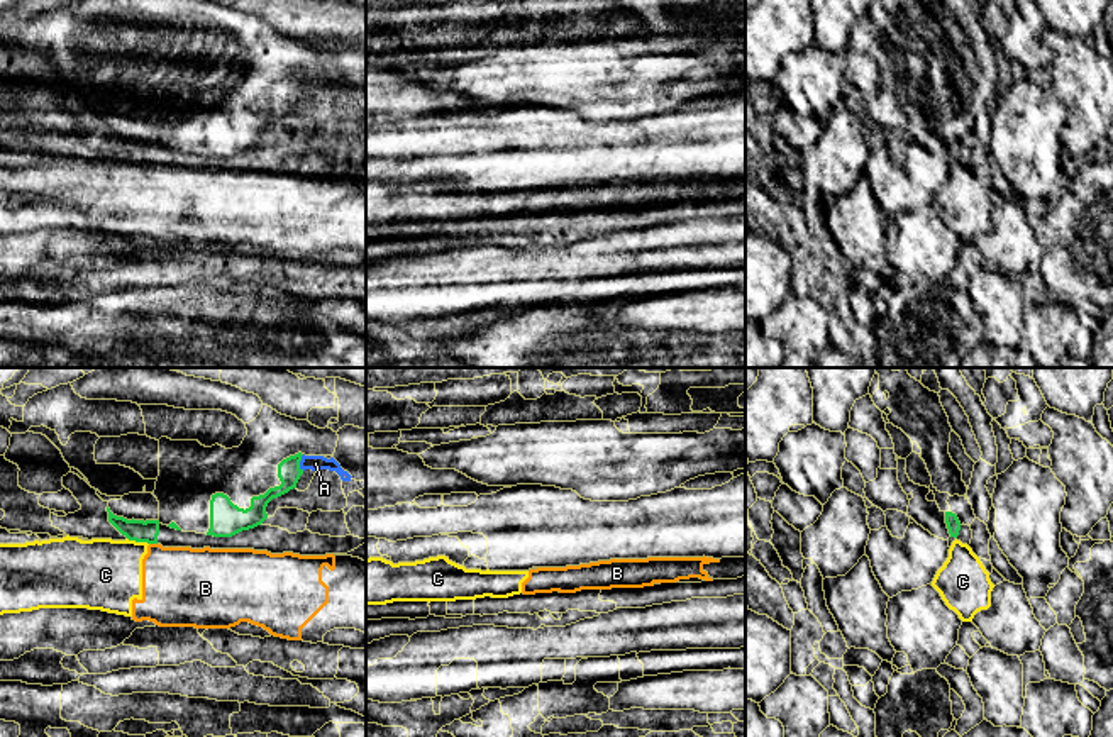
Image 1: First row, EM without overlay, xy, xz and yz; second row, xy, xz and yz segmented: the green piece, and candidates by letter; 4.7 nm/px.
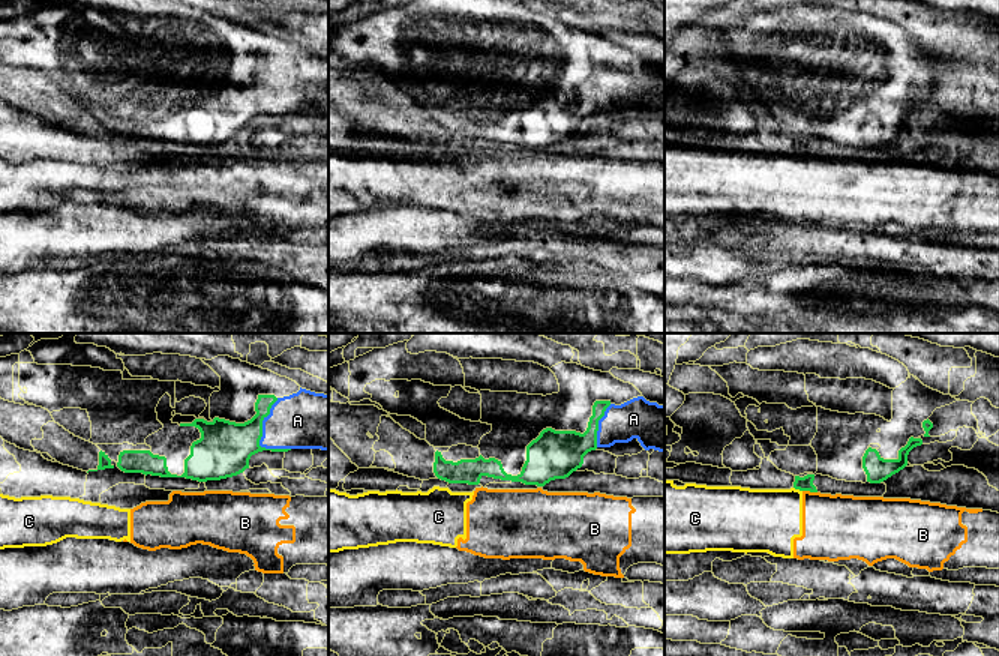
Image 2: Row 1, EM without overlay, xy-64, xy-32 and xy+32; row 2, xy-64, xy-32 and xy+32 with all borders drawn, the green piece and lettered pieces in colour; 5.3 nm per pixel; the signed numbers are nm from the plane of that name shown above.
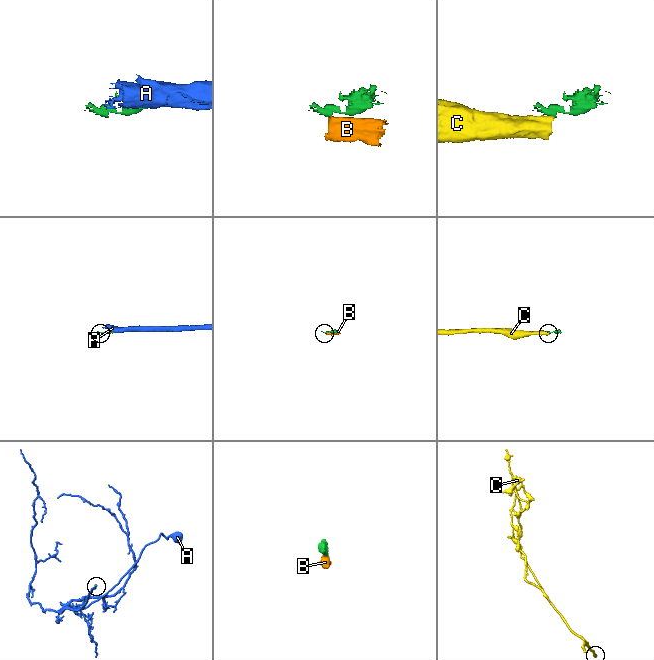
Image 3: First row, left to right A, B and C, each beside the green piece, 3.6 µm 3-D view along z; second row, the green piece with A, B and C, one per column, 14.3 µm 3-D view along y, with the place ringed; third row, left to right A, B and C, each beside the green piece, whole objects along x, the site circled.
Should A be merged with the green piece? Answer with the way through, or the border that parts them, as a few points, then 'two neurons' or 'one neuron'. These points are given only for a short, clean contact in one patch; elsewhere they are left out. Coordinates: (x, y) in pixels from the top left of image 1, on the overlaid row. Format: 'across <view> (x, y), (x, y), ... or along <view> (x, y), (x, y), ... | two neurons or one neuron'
one neuron

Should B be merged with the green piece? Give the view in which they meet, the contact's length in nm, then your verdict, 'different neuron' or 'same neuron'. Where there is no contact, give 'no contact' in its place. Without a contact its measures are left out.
xy | 40 nm | different neuron

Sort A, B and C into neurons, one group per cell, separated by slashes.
A / B C

